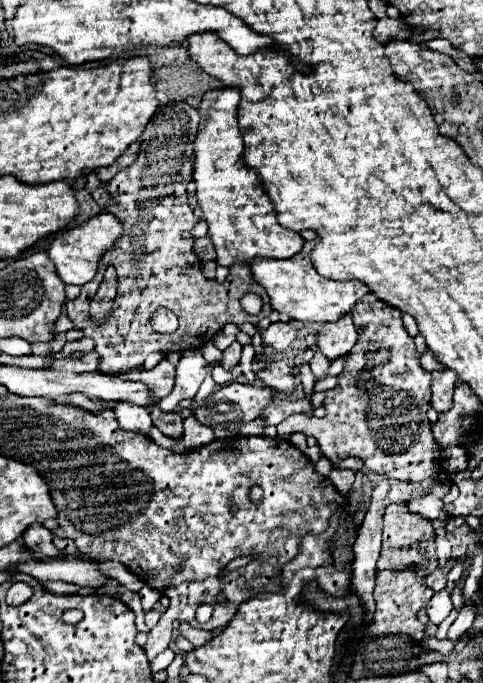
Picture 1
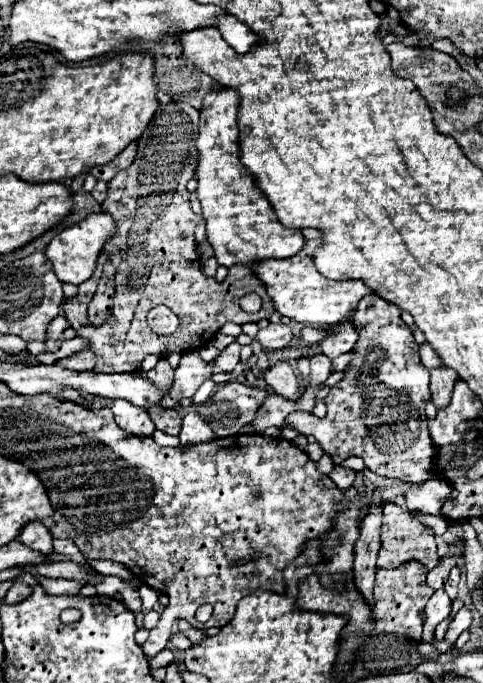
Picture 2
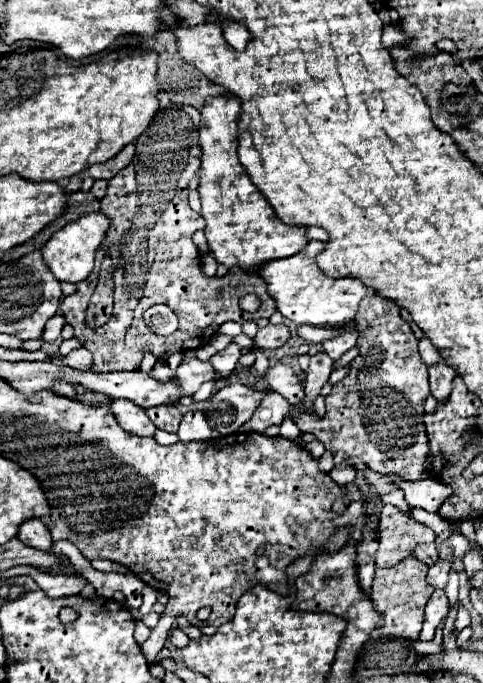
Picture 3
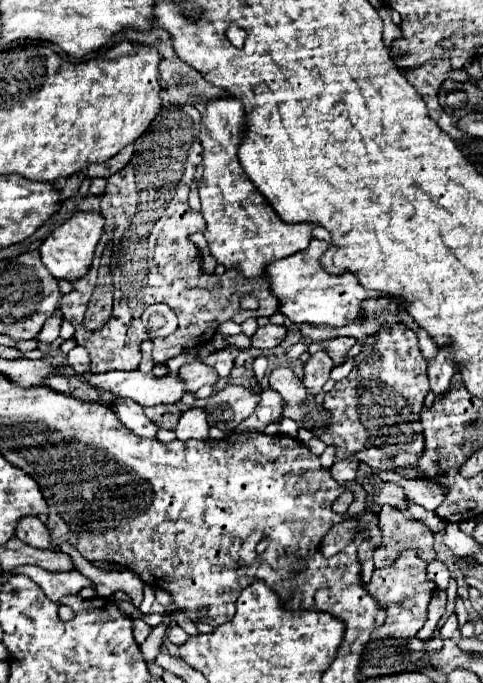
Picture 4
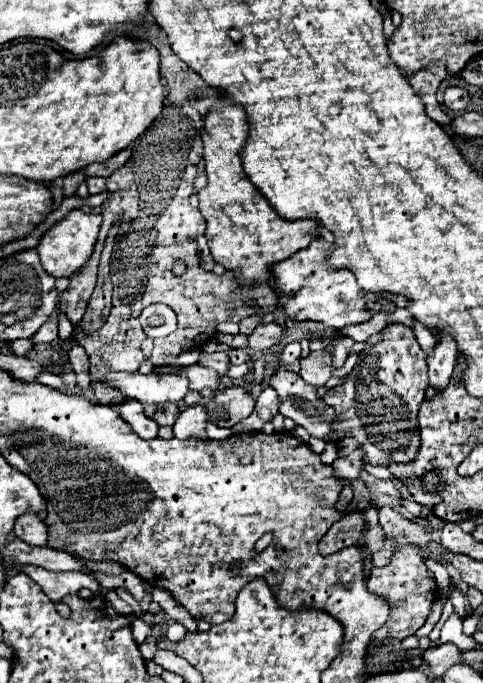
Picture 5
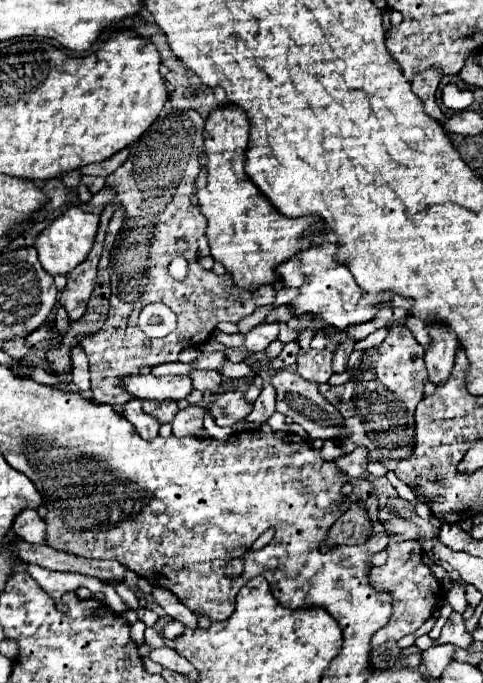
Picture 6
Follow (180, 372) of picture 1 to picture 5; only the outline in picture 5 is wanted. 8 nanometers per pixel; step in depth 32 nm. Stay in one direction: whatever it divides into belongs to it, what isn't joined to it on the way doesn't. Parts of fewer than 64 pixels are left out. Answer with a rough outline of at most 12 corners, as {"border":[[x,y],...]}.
{"border":[[200,364],[186,366],[190,390],[216,390],[220,376]]}

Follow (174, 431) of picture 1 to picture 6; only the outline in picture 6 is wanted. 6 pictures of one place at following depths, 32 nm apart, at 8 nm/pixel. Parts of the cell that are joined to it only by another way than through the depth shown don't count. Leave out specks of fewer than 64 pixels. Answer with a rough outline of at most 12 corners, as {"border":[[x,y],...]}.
{"border":[[172,400],[142,404],[144,412],[160,424],[170,424],[178,412]]}

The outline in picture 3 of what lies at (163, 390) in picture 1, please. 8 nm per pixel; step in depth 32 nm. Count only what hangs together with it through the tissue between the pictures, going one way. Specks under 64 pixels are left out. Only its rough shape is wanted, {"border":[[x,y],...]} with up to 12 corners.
{"border":[[158,360],[150,376],[158,382],[170,382],[174,372],[166,360]]}

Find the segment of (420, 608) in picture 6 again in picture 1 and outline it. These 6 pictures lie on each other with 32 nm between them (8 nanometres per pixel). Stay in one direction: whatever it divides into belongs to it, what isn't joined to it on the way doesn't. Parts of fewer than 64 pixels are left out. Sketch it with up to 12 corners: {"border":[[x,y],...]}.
{"border":[[382,570],[365,636],[422,640],[434,592],[414,570]]}

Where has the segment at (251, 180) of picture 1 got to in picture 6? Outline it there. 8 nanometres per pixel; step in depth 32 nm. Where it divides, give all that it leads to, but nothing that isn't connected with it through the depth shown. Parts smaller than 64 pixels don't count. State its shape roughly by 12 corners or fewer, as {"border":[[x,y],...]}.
{"border":[[208,114],[198,190],[214,260],[242,288],[322,242],[318,216],[280,216],[248,180],[250,124]]}

